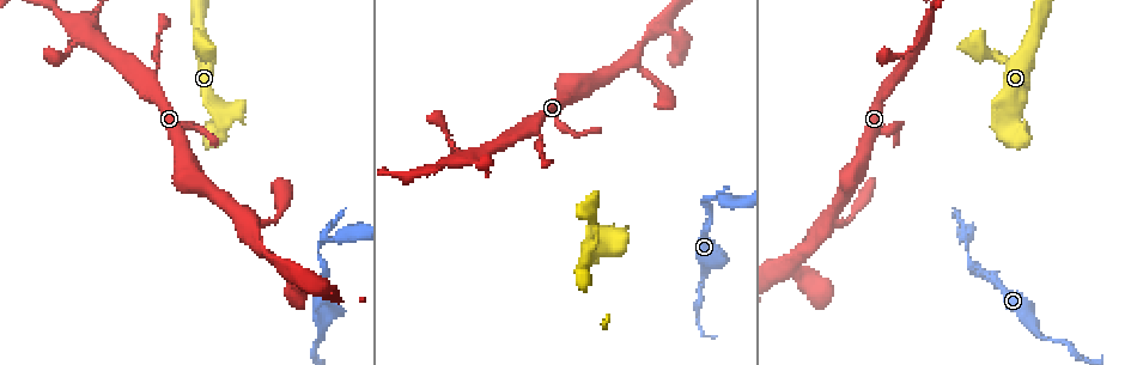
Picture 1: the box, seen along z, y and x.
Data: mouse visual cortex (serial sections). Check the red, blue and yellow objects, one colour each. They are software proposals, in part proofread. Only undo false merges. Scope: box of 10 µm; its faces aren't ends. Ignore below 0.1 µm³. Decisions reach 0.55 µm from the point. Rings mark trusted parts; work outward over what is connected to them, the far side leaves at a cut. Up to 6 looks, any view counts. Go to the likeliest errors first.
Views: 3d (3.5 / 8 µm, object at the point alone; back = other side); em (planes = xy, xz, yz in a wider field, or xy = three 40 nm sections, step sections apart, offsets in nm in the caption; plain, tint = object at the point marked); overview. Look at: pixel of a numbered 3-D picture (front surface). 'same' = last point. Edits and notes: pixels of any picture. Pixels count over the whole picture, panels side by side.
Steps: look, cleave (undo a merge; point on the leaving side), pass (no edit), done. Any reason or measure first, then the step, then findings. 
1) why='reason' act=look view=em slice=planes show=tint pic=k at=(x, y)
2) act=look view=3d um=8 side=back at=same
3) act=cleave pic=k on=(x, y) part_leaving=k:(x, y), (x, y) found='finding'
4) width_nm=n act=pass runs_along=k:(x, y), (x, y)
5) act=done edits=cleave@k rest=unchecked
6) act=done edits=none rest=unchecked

why='calibre changes' act=look view=3d um=8 pic=1 at=(221, 127)

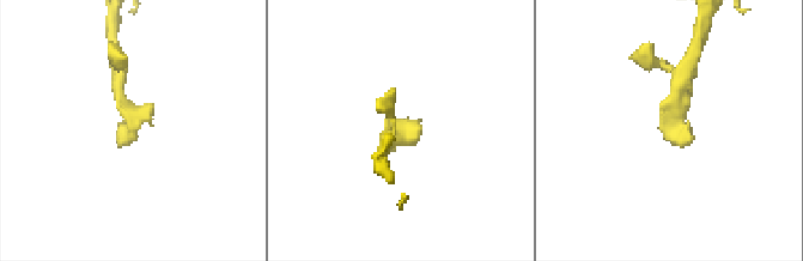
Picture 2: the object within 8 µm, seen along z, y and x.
act=look view=em slice=xy step=3 show=tint at=same

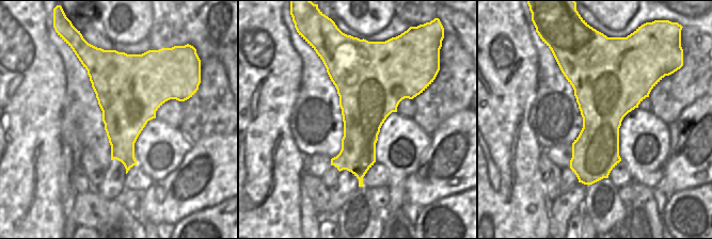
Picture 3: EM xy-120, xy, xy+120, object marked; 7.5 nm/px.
act=pass found='one cell here'

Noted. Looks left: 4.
why='arms part here' act=look view=3d um=3.5 pic=1 at=(465, 158)

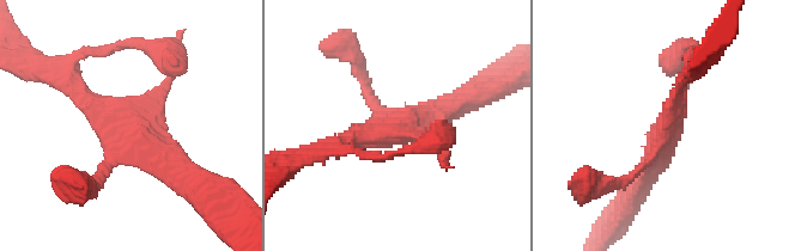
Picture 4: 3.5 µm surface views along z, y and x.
act=look view=em slice=xy step=1 show=tint pic=4 at=(398, 126)

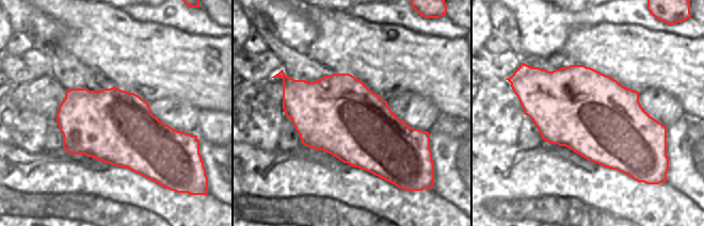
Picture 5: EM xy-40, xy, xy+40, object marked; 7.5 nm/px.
act=pass runs_along=4:(189, 178), (67, 79) found='one cell here'

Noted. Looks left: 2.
why='abrupt turn' act=look view=3d um=3.5 pic=1 at=(345, 238)

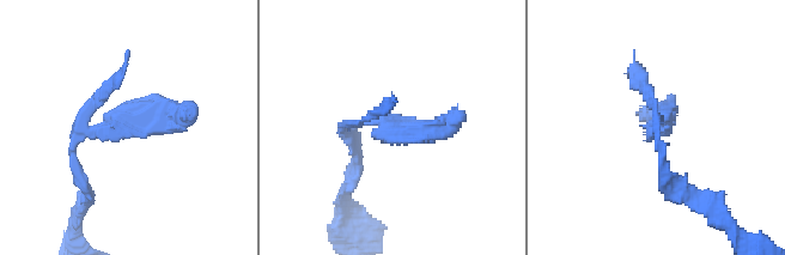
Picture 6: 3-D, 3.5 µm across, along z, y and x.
why='now the EM' act=look view=em slice=planes show=tint pic=6 at=(663, 126)

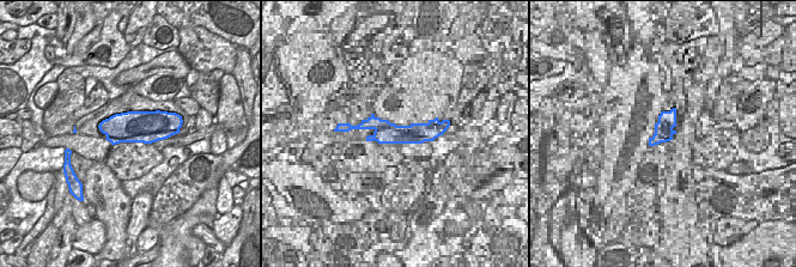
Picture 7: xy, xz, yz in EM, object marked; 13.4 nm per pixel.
act=pass runs_along=6:(73, 161), (80, 128), (180, 116) found='all the same cell'

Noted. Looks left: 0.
act=done edits=none rest=unchecked

